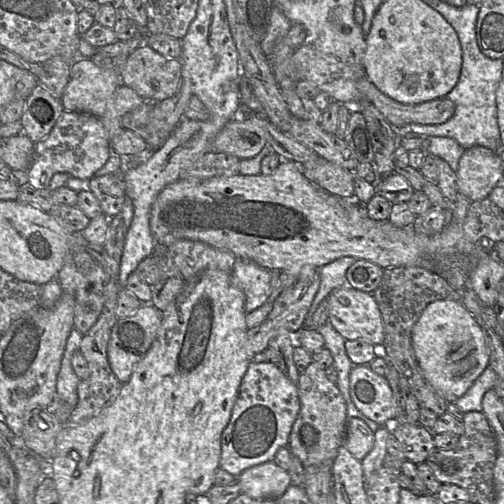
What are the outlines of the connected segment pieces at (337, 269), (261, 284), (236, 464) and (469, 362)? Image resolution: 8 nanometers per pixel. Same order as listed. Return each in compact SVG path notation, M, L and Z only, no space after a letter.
M345 256L336 259L320 268L320 286L314 300L309 308L304 321L304 327L311 326L311 317L317 310L319 304L326 299L336 288L345 286L347 283L347 269L356 262L356 258Z
M236 258L232 272L235 284L245 294L245 311L250 313L263 306L272 294L271 270Z
M252 361L241 381L230 421L222 432L220 468L237 477L247 468L273 461L280 448L288 447L299 410L298 386L275 364Z
M461 300L428 304L412 329L411 339L425 379L448 403L464 395L489 365L484 332Z

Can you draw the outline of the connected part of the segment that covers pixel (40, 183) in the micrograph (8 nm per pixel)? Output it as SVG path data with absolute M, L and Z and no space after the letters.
M64 109L48 136L34 144L32 161L26 170L28 184L35 189L47 189L52 176L59 172L89 181L111 154L110 141L99 118Z

